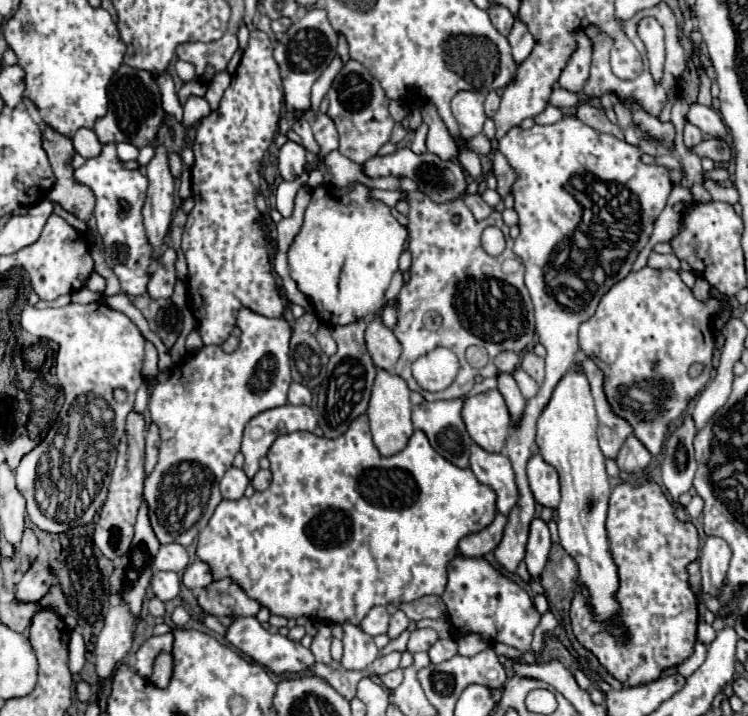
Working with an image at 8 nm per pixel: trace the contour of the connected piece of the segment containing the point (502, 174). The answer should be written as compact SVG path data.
M500 151L494 153L492 165L494 165L494 175L496 175L496 179L498 179L498 189L496 189L496 191L498 191L500 197L504 199L504 197L510 193L510 187L512 187L512 183L514 183L514 171L512 171L512 167L506 163L506 157L504 157Z

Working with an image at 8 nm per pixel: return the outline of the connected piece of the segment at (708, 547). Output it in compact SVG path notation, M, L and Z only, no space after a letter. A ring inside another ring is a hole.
M708 537L700 553L702 569L702 593L718 597L720 589L726 585L726 571L732 551L724 539Z

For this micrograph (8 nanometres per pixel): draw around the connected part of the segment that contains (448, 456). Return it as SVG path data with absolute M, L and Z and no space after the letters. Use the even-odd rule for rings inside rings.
M464 397L462 399L454 399L454 401L434 401L434 403L420 403L412 409L412 423L416 429L424 431L430 445L434 447L436 453L440 453L446 461L454 463L456 467L468 467L468 459L470 459L470 447L474 445L466 427L464 427L464 421L460 417L460 409L462 409L462 403L464 403Z

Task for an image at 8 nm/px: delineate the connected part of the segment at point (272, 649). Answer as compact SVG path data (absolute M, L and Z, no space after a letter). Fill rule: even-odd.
M236 617L236 621L230 625L228 633L226 633L226 639L236 647L240 649L244 655L252 657L256 663L272 669L274 673L282 675L282 673L300 673L304 671L306 667L310 667L314 663L314 655L310 649L302 647L300 643L294 643L290 641L288 637L276 633L276 635L270 635L260 623L256 617Z

